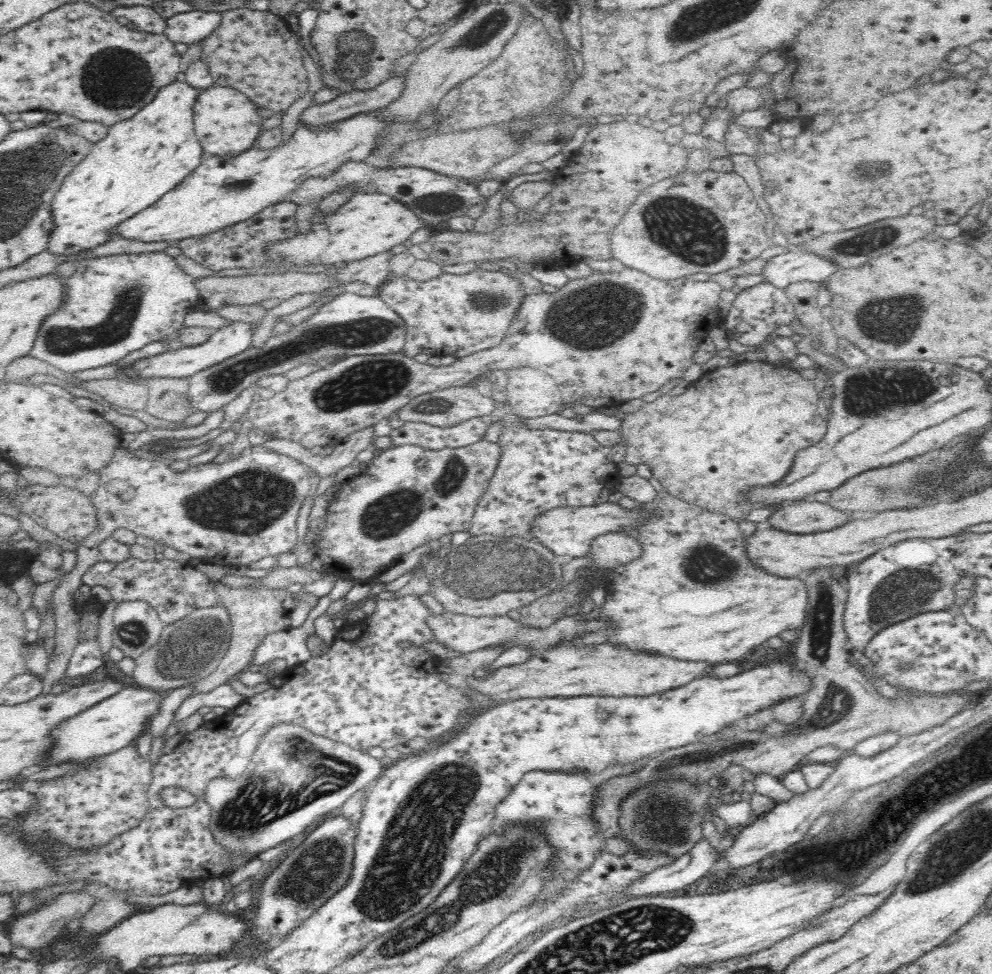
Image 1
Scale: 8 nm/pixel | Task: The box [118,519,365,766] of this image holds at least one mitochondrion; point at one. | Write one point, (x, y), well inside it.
(188, 652)

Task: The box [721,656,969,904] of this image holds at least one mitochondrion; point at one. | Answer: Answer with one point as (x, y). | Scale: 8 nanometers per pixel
(893, 822)

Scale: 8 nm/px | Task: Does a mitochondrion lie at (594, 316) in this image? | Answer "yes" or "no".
yes

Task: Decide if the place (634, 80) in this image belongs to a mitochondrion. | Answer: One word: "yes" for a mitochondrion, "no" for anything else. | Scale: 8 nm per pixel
no

